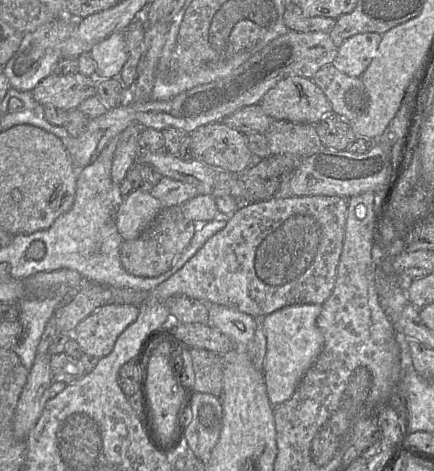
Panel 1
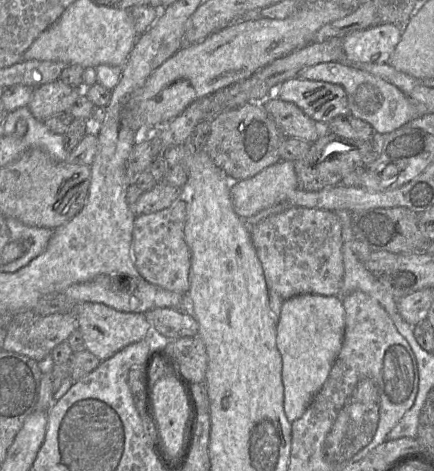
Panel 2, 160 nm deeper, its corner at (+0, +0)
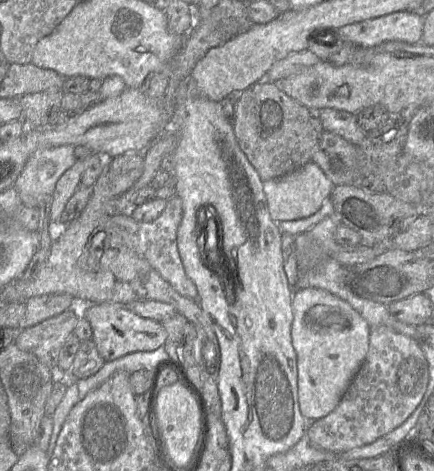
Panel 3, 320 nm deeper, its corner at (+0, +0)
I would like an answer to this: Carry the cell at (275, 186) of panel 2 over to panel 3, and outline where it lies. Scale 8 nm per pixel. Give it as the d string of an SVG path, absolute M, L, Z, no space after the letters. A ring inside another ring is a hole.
M312 161L283 177L263 182L267 207L272 220L275 222L297 220L313 215L330 197L333 188L334 184Z

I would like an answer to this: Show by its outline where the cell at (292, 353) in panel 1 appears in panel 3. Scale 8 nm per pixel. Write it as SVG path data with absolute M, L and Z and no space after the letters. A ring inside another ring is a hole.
M319 288L295 289L292 310L299 409L306 421L316 421L338 405L360 369L369 348L370 326L347 302Z

